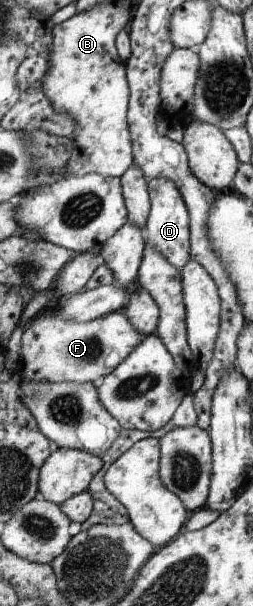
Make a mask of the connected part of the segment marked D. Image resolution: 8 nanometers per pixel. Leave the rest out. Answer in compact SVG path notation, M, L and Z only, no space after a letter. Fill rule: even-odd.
M158 176L148 184L152 197L152 208L146 238L159 253L165 253L165 257L181 270L192 260L192 233L188 205L175 181Z

